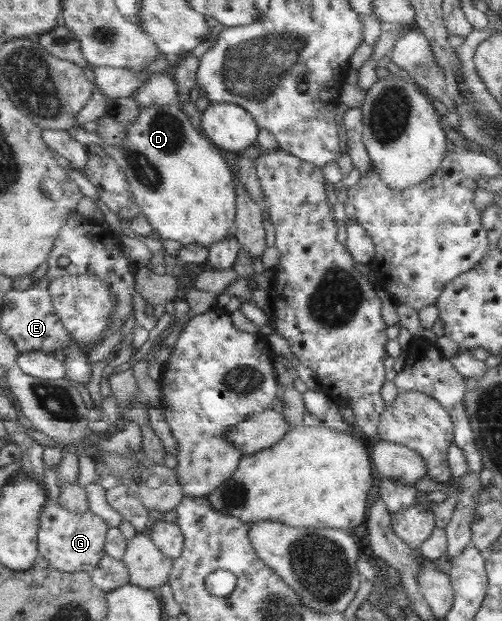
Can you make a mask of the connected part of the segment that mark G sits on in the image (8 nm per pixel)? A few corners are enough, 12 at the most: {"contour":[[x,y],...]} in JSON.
{"contour":[[49,498],[40,557],[92,574],[106,556],[109,523]]}

